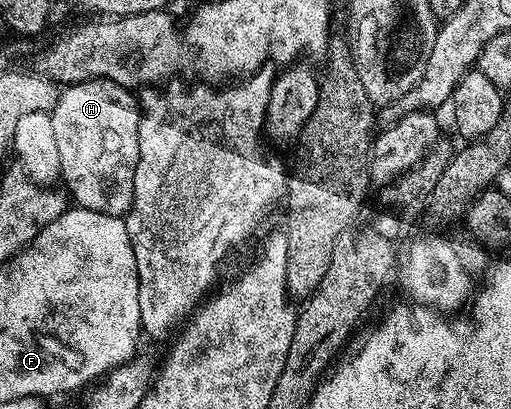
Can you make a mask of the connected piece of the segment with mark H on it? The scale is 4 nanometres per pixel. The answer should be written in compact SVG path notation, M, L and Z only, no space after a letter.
M99 77L93 81L80 81L77 85L61 88L58 103L50 111L54 123L54 136L58 146L58 163L62 185L79 208L98 211L106 215L124 217L134 199L134 171L138 163L138 123L140 106L133 90L127 85Z

